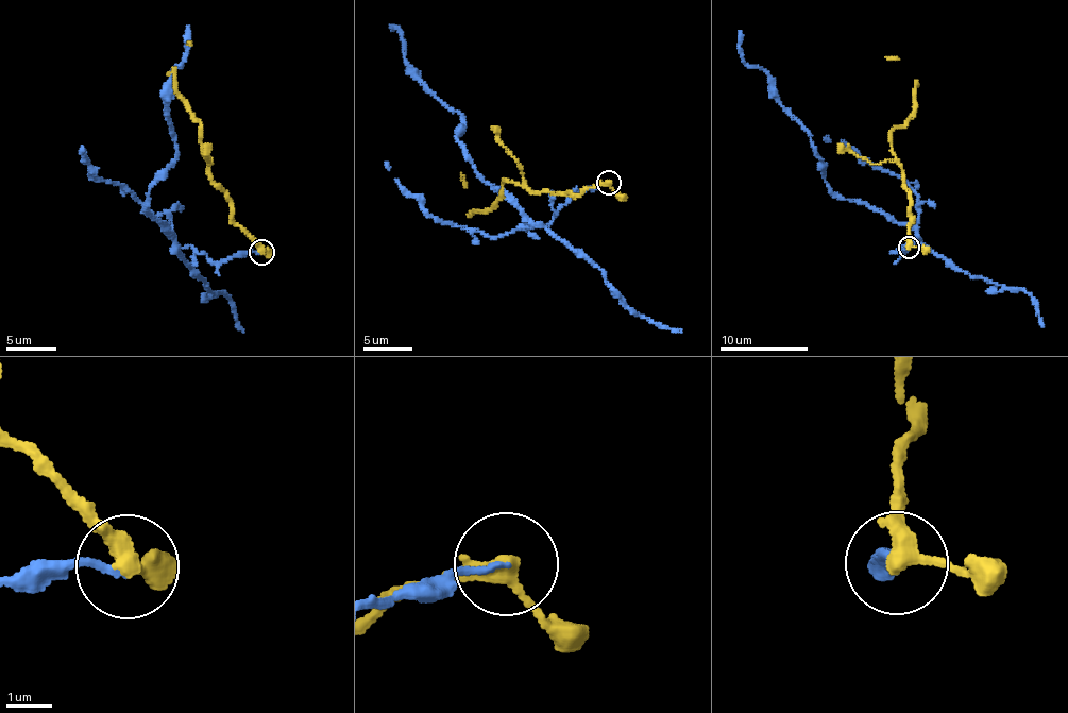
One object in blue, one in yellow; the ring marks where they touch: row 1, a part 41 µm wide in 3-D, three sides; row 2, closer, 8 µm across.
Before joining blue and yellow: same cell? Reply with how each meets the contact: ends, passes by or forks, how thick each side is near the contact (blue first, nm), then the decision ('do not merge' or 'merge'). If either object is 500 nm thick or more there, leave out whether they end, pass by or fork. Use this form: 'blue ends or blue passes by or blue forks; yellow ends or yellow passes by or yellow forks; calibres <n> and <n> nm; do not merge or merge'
blue ends; yellow passes by; calibres 120 and 360 nm; do not merge

